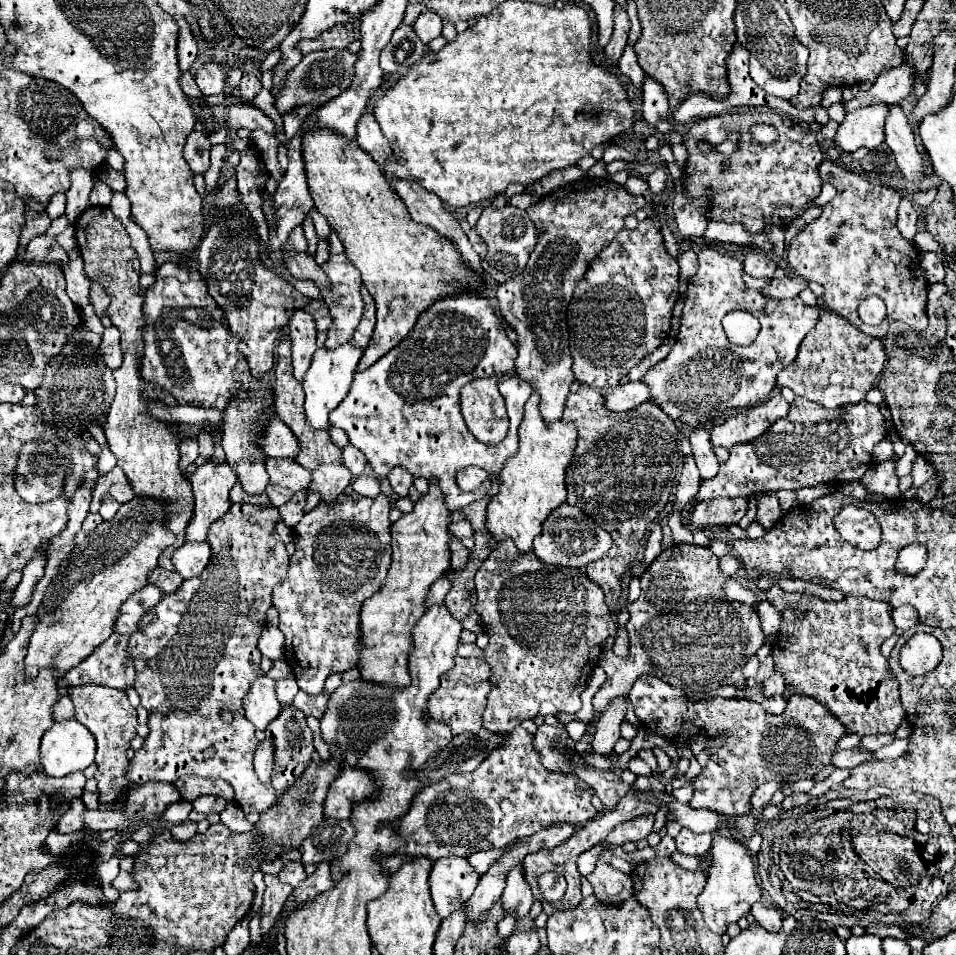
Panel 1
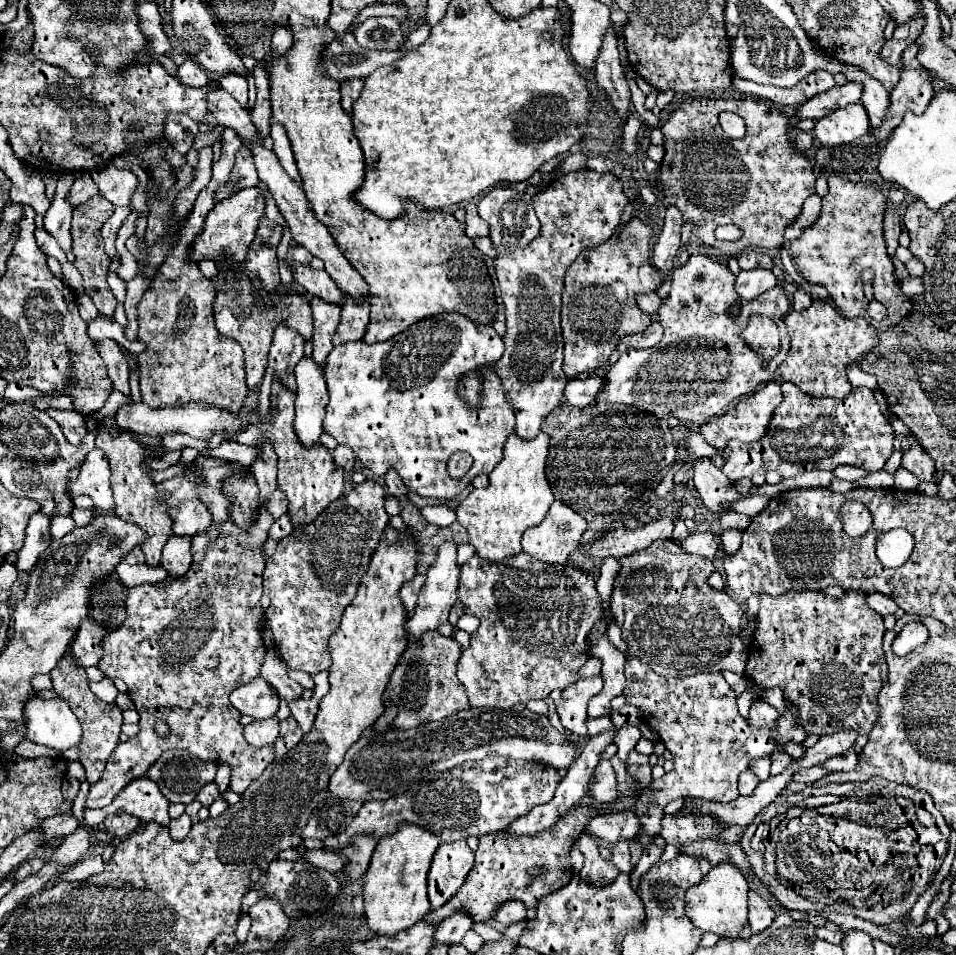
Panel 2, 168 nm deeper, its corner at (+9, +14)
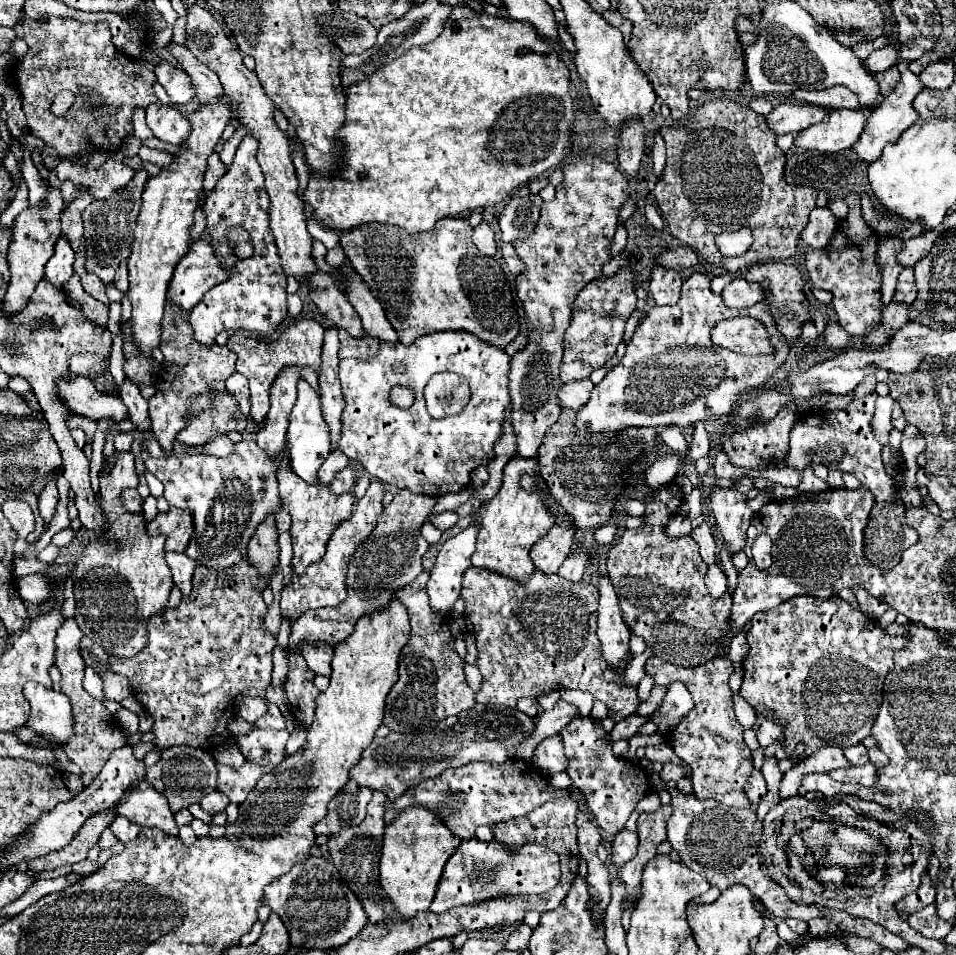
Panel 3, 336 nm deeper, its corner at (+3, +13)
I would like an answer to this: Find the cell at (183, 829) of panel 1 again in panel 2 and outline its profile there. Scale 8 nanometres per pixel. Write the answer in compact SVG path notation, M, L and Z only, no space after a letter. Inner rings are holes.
M181 814L179 818L171 820L169 830L171 830L173 840L183 840L189 834L189 830L191 830L191 818L189 818L189 814Z

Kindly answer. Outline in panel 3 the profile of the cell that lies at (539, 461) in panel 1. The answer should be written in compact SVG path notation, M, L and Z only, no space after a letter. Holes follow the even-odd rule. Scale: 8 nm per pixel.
M513 457L511 463L507 463L507 467L505 467L503 485L501 485L499 493L477 515L481 519L481 531L477 535L477 549L471 557L471 563L475 567L489 569L489 571L509 577L517 583L529 581L531 573L535 571L529 551L535 545L535 541L541 539L543 535L547 535L547 531L553 525L551 515L547 515L547 507L543 507L543 497L541 495L527 495L527 491L523 491L519 487L519 475L523 471L531 471L531 475L535 475L541 483L545 483L537 475L537 461L535 459Z

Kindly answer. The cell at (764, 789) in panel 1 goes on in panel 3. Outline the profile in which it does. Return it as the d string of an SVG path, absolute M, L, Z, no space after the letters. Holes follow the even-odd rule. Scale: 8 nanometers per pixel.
M753 769L751 777L749 777L747 785L745 785L745 793L747 793L751 805L759 805L759 801L765 797L765 793L767 793L765 779L763 779L763 775L761 775L759 769Z

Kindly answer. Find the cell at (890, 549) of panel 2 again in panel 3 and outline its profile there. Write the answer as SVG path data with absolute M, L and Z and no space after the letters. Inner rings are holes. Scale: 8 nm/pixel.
M877 393L865 395L853 399L847 411L817 411L805 415L805 419L799 419L791 431L791 449L785 465L803 471L807 465L821 463L827 469L853 473L861 481L861 485L873 493L875 506L871 509L869 521L863 531L863 555L871 565L889 571L899 563L901 553L917 543L917 531L905 521L905 505L897 493L895 481L885 473L879 441L875 441L875 435L871 435L871 415L875 399Z

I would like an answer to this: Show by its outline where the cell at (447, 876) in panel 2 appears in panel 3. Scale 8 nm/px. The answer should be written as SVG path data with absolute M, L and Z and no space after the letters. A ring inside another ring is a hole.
M469 839L463 841L447 861L429 911L445 913L459 905L479 905L483 901L499 897L541 893L555 887L559 883L559 877L559 857L545 845L503 845L499 841L485 843L479 839Z

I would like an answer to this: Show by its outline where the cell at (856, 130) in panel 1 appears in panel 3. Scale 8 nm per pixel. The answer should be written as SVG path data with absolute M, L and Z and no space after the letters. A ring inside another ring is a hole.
M837 109L821 123L801 131L795 139L797 149L811 149L819 153L839 153L851 149L865 127L865 113L851 109Z

